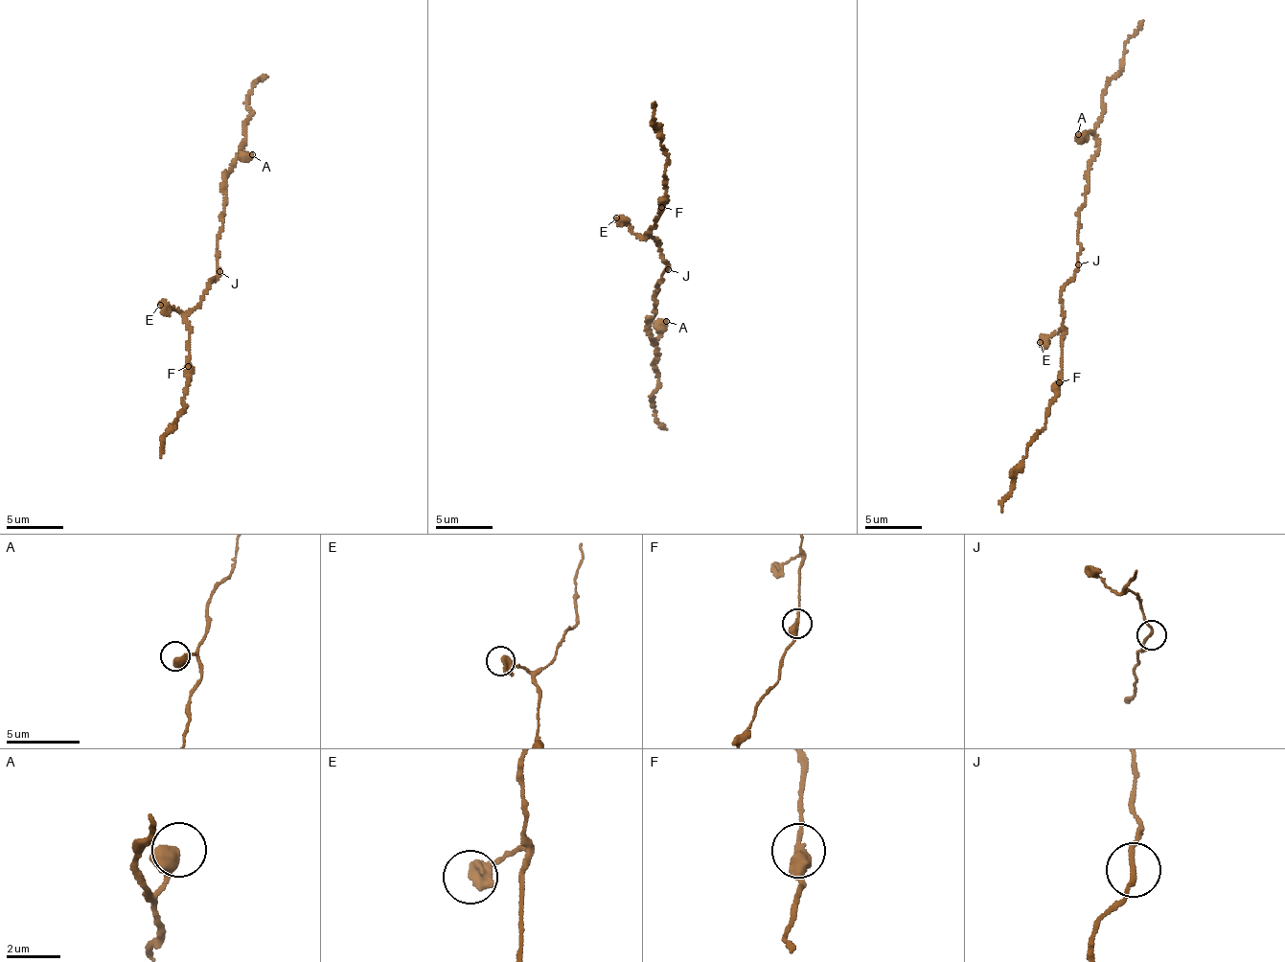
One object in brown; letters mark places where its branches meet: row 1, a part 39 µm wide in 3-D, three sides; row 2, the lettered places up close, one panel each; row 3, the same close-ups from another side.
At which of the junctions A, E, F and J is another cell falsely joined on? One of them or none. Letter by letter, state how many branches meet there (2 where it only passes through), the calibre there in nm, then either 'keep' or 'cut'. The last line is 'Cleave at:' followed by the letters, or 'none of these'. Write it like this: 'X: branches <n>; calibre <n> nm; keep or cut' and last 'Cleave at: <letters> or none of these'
A: branches 1; calibre 550 nm; keep
E: branches 2; calibre 380 nm; keep
F: branches 2; calibre 360 nm; cut
J: branches 2; calibre 180 nm; keep
Cleave at: F

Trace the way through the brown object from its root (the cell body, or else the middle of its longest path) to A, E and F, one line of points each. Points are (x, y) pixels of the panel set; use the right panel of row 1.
A: (1078, 266), (1079, 208), (1086, 202), (1089, 161), (1099, 148), (1090, 133), (1078, 134)
E: (1078, 266), (1074, 277), (1061, 293), (1064, 328), (1040, 342)
F: (1078, 266), (1074, 277), (1061, 293), (1064, 338), (1062, 379), (1058, 383)

